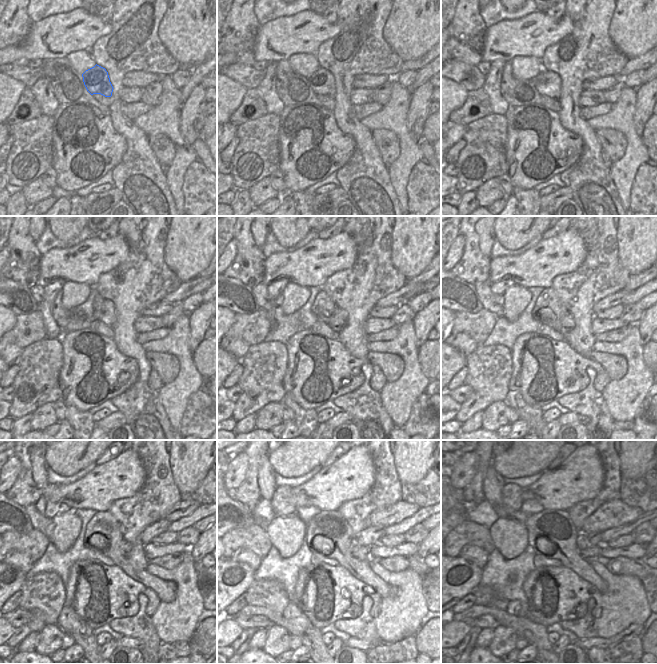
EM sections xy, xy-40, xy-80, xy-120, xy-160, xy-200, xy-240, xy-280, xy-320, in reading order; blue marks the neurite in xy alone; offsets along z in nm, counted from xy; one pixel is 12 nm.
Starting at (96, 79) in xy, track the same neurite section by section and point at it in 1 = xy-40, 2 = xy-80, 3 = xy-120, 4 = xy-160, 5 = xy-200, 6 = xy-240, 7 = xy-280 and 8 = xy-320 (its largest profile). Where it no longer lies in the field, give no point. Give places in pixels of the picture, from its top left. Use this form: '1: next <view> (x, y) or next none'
1: next xy-40 (322, 82)
2: next xy-80 (547, 82)
3: next xy-120 (108, 316)
4: next xy-160 (337, 320)
5: next xy-200 (568, 323)
6: next xy-240 (126, 546)
7: next xy-280 (360, 552)
8: next xy-320 (592, 553)

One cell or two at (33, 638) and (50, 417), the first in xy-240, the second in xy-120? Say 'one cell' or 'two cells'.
two cells

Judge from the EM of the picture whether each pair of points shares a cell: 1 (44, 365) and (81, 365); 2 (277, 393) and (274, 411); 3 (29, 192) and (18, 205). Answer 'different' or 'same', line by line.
1: different
2: different
3: different

